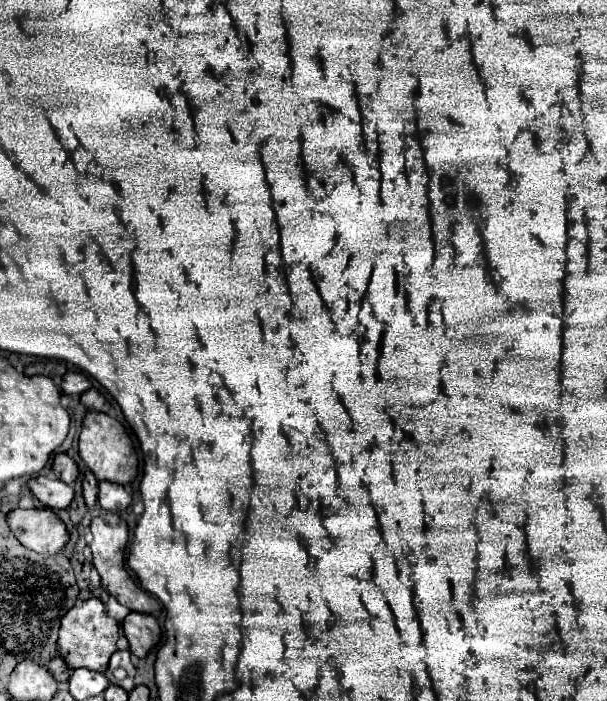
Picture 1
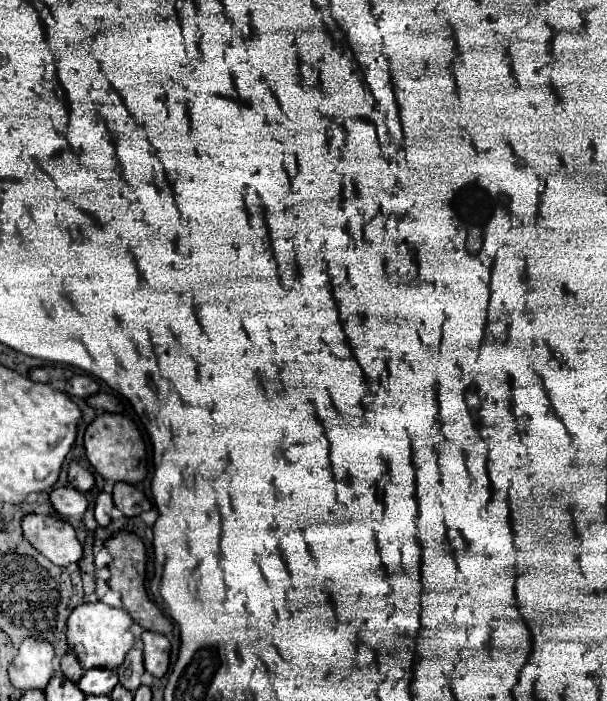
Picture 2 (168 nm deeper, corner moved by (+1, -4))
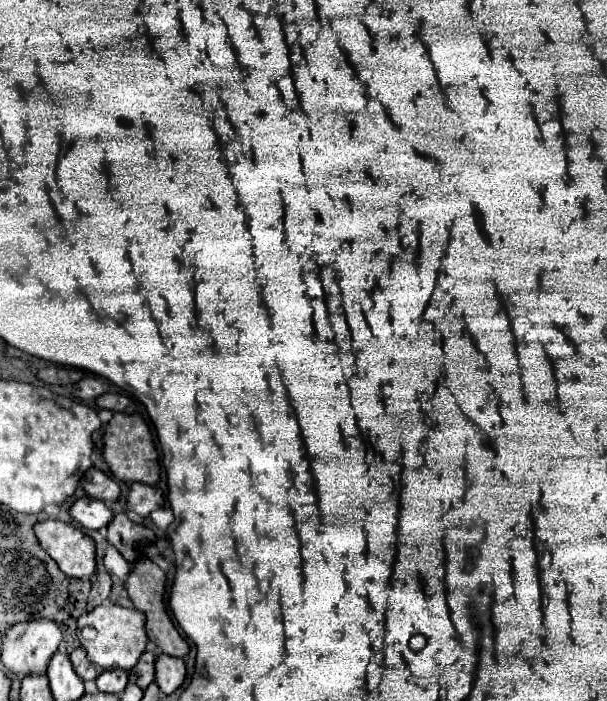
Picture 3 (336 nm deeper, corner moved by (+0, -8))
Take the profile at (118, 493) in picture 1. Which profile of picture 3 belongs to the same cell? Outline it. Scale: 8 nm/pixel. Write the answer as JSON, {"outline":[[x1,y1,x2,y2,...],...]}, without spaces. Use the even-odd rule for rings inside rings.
{"outline":[[135,482,127,496,127,508,143,518,147,518,153,510,157,510,163,504,163,492,157,486,147,486]]}

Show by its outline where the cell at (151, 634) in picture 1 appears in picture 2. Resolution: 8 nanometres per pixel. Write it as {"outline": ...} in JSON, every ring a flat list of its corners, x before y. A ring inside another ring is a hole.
{"outline":[[144,632,142,636,144,642,144,668,156,678,162,678,168,670,168,660,170,660,170,642,164,634,156,632]]}

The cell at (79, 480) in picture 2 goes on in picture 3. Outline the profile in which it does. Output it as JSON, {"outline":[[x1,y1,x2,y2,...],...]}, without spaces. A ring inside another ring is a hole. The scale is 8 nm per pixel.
{"outline":[[95,468,85,472,85,476,81,480,81,488,85,490,87,496,103,500,103,502,117,502,119,494,121,494,119,484,111,476,107,476,105,472,99,472]]}

